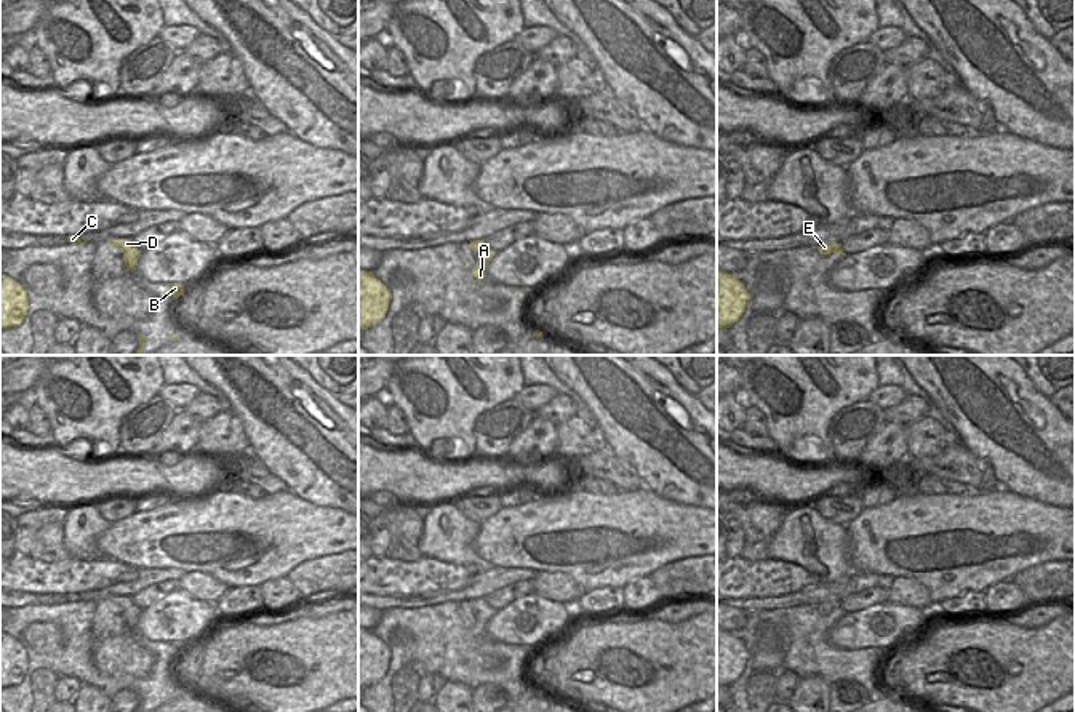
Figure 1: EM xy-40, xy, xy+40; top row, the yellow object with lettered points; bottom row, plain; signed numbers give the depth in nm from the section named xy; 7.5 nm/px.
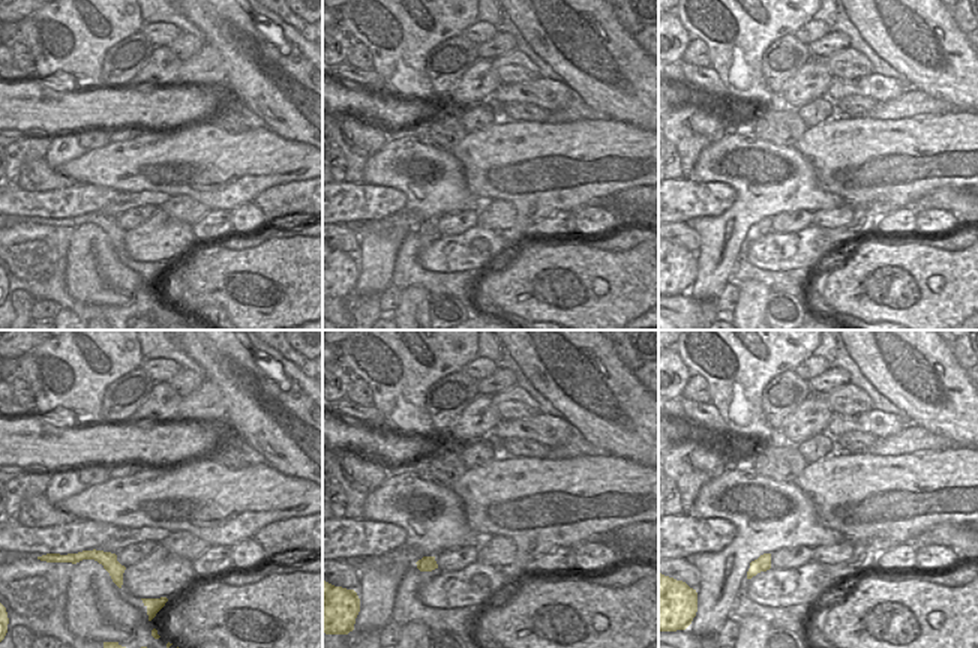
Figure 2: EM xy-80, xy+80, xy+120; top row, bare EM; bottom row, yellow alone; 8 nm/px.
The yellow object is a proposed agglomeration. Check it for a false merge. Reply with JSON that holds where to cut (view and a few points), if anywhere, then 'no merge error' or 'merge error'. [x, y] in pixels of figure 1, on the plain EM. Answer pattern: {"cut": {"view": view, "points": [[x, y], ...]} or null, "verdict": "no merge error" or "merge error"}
{"cut": {"view": "xy", "points": [[469, 602], [475, 608]]}, "verdict": "merge error"}

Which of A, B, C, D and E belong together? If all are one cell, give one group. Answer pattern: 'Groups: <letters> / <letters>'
Groups: A B C D / E

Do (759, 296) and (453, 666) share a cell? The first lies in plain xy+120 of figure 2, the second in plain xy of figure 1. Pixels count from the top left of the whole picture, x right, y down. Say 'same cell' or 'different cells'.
different cells

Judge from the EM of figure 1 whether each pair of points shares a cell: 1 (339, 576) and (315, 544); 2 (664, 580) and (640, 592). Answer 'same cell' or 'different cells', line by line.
1: different cells
2: different cells

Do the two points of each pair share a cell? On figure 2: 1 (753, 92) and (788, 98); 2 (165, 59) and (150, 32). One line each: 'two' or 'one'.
1: two
2: two

